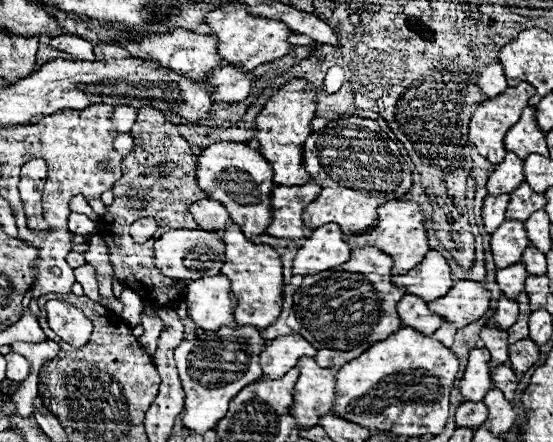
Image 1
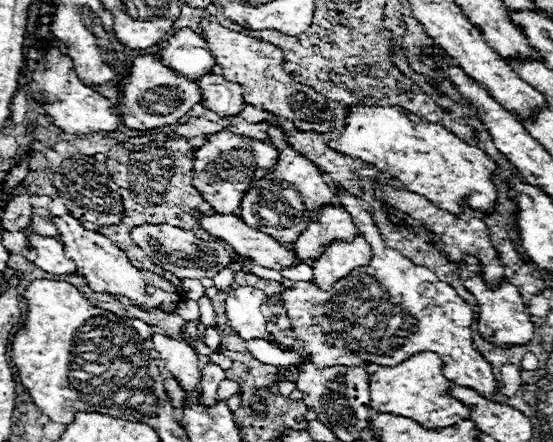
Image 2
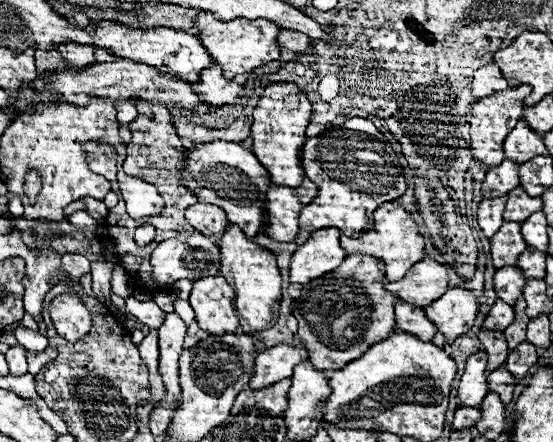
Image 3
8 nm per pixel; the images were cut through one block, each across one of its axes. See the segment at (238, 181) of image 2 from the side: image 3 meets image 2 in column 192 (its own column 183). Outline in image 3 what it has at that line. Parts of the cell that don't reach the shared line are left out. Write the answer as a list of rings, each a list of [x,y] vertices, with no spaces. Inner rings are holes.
[[[226,140],[194,144],[194,148],[188,150],[182,182],[194,196],[198,196],[198,202],[220,206],[226,212],[230,224],[238,224],[248,238],[260,234],[264,226],[264,196],[270,176],[250,150]]]

